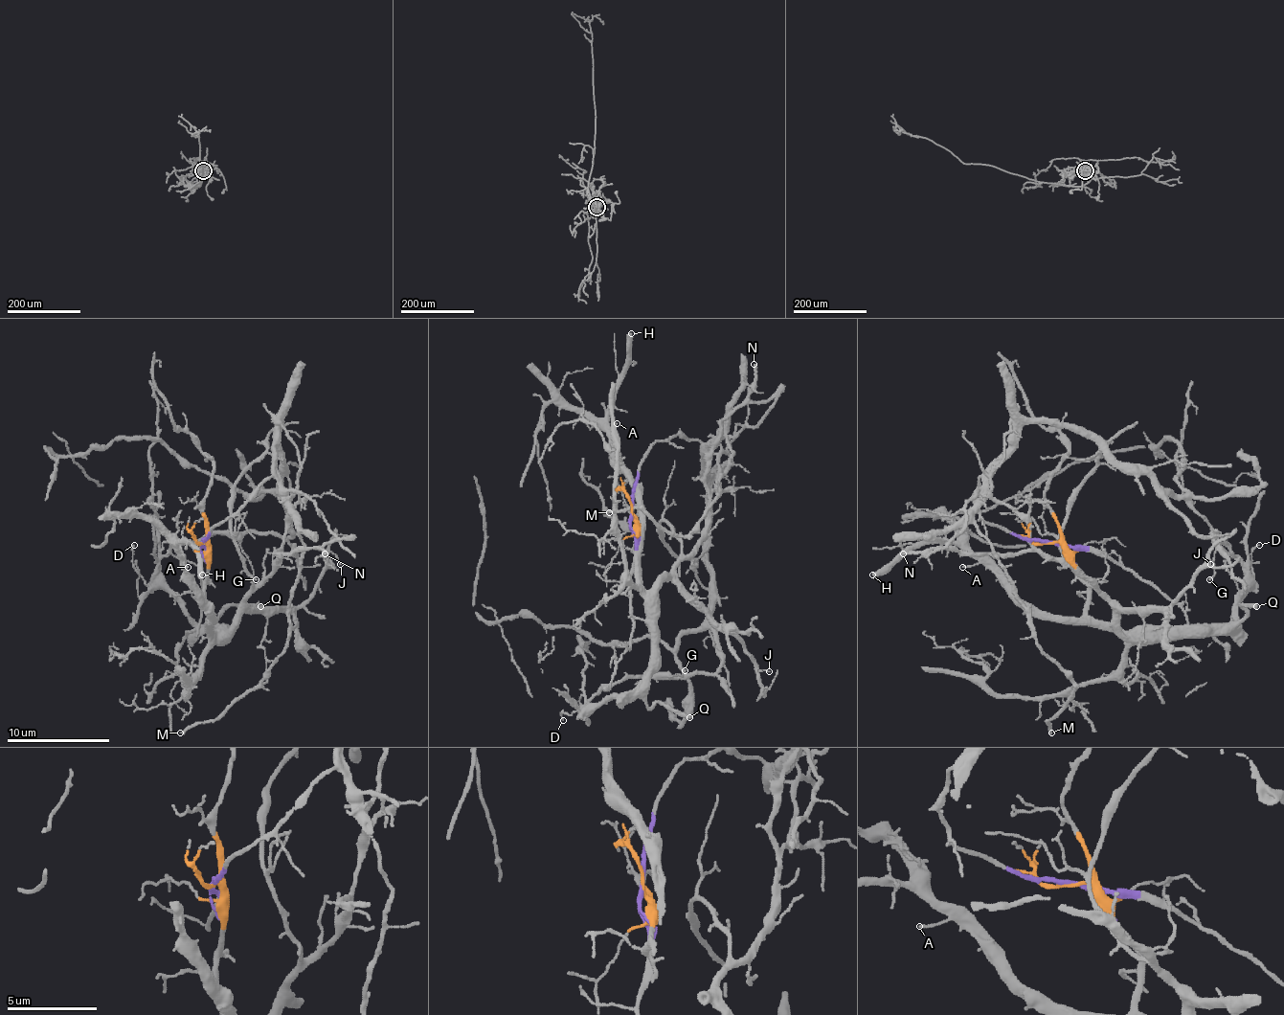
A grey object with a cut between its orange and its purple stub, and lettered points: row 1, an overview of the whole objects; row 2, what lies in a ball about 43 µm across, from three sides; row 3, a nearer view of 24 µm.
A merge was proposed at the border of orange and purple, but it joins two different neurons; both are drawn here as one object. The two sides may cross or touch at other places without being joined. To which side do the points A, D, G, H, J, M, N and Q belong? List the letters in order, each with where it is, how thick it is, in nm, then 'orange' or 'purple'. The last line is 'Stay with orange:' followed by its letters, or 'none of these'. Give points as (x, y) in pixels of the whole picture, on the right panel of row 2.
A: (962, 567) | 120 nm | orange
D: (1259, 545) | 140 nm | orange
G: (1209, 579) | 130 nm | purple
H: (872, 575) | 440 nm | orange
J: (1210, 564) | 110 nm | orange
M: (1051, 733) | 200 nm | purple
N: (903, 553) | 190 nm | orange
Q: (1256, 606) | 280 nm | orange
Stay with orange: A, D, H, J, N, Q

